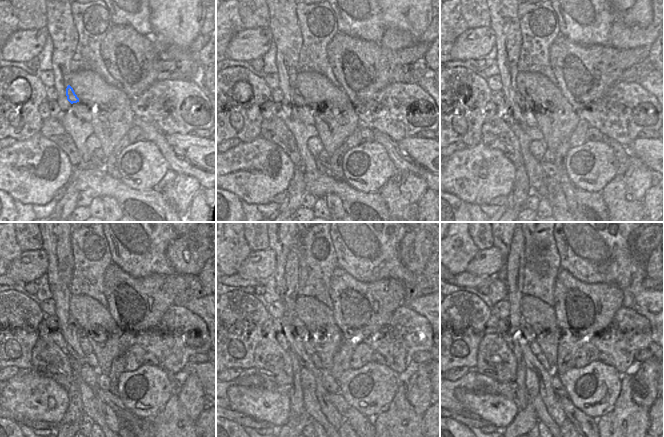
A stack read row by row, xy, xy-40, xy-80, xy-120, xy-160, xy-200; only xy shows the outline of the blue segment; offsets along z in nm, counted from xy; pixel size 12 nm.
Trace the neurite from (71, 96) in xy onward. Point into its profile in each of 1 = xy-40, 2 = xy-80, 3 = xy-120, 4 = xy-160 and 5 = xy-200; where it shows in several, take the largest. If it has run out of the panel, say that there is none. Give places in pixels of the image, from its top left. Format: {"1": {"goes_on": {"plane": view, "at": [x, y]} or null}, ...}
{"1": {"goes_on": {"plane": "xy-40", "at": [299, 103]}}, "2": {"goes_on": {"plane": "xy-80", "at": [522, 102]}}, "3": {"goes_on": {"plane": "xy-120", "at": [73, 325]}}, "4": {"goes_on": {"plane": "xy-160", "at": [298, 325]}}, "5": {"goes_on": {"plane": "xy-200", "at": [528, 333]}}}

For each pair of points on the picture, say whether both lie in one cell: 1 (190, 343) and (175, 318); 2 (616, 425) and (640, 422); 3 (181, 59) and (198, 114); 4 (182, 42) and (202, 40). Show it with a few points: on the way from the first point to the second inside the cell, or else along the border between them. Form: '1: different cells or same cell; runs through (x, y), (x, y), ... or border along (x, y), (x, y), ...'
1: same cell; runs through (185, 337), (180, 332), (178, 324)
2: same cell; runs through (622, 419), (626, 418), (630, 422), (634, 422)
3: different cells; border along (171, 79), (191, 80)
4: different cells; border along (200, 34), (189, 46), (189, 50), (192, 53)

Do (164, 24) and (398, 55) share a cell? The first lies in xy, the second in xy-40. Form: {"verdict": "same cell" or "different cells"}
{"verdict": "different cells"}

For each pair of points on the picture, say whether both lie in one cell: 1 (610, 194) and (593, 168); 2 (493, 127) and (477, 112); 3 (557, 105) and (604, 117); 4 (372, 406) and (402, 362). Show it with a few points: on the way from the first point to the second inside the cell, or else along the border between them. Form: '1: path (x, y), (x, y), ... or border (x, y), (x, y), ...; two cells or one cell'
1: border (617, 173), (600, 192); two cells
2: border (486, 118), (483, 123); two cells
3: border (575, 112), (580, 118); two cells
4: border (387, 364), (398, 374); two cells

